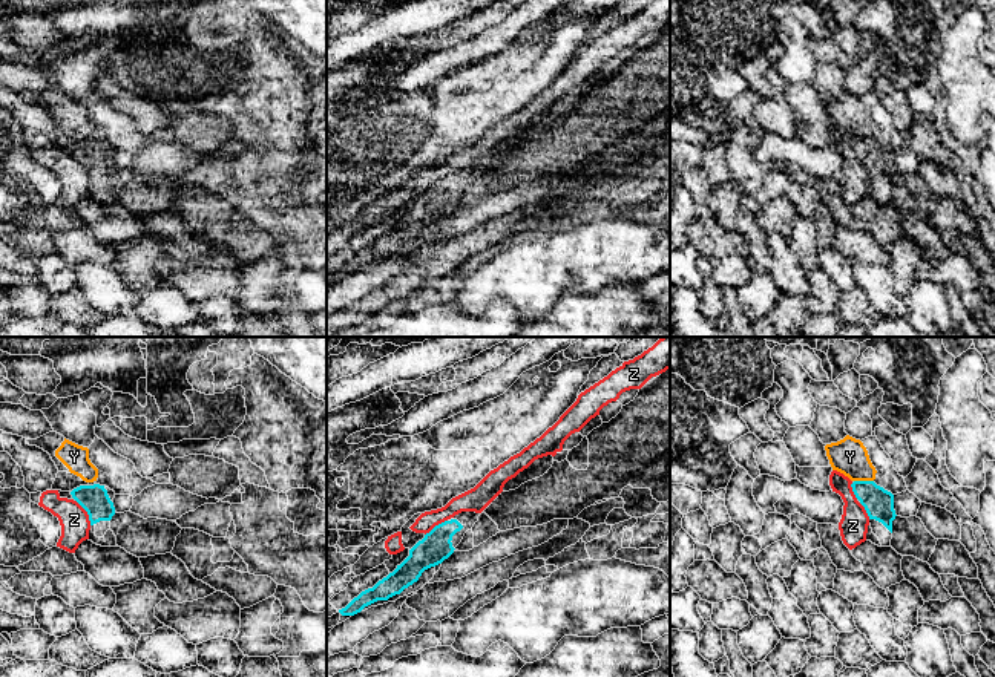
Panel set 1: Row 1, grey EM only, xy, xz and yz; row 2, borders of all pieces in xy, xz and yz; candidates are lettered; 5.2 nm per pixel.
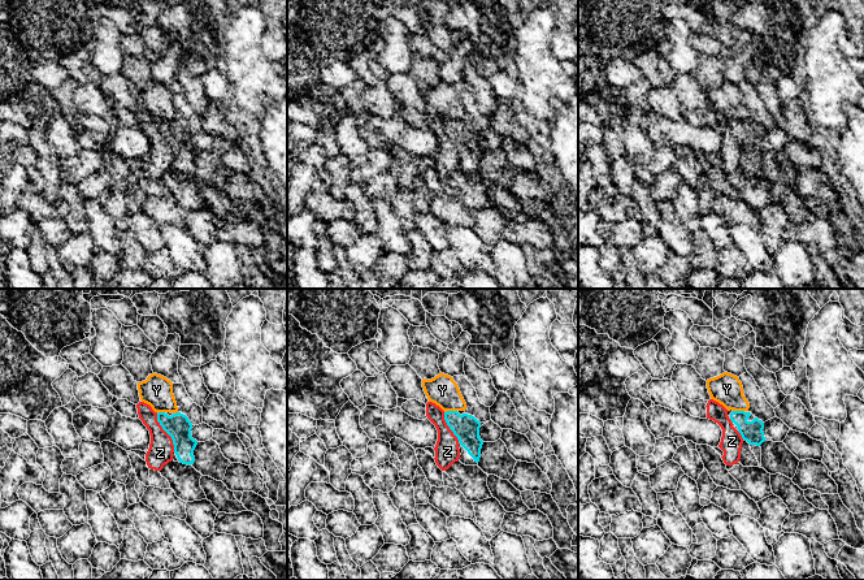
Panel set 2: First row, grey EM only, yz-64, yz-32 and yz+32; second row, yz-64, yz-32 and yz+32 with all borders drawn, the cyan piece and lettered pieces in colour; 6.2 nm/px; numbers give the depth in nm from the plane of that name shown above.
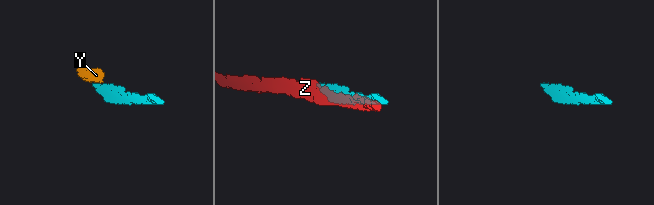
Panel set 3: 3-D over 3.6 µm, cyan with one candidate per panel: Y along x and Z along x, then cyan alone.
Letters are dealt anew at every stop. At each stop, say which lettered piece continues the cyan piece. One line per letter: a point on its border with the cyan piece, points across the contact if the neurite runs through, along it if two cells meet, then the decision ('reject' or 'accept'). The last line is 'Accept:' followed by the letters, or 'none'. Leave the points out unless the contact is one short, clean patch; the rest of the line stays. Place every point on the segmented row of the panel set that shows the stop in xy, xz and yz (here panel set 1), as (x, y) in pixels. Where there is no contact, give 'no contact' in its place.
Y: contact yz (863, 481); border yz (854, 480), (873, 481); reject
Z: contact xy (86, 510); reject
Accept: none

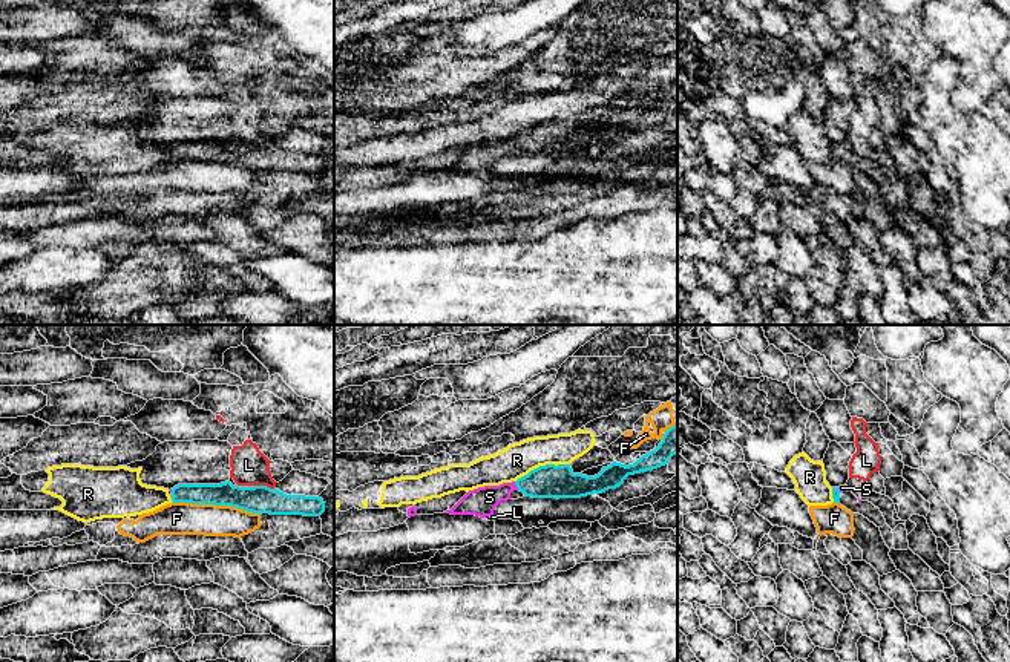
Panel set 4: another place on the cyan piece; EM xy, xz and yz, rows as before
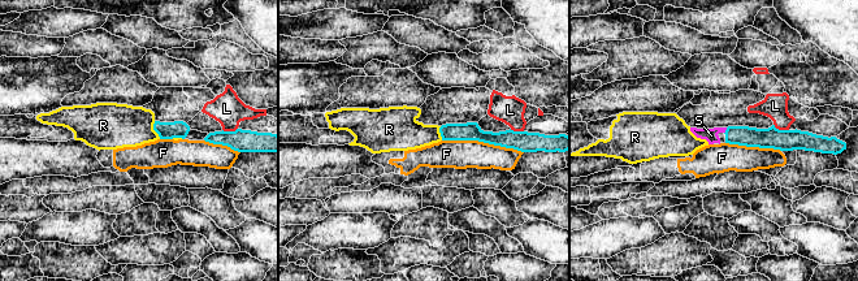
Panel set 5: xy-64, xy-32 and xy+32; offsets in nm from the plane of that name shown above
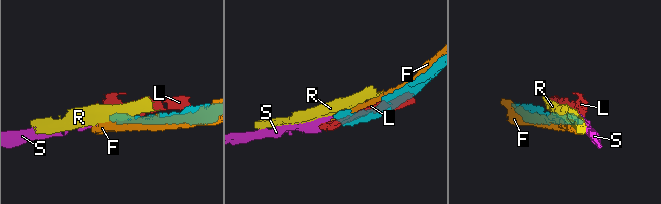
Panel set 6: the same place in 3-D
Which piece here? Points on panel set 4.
F: contact xy (216, 504); reject
L: contact xy (264, 486); border xy (255, 485), (273, 489); reject
R: contact xz (541, 466); border xz (569, 463), (540, 465), (515, 481); reject
S: contact xz (517, 486); way xz (558, 481), (517, 486), (509, 486), (482, 501); accept
Accept: S

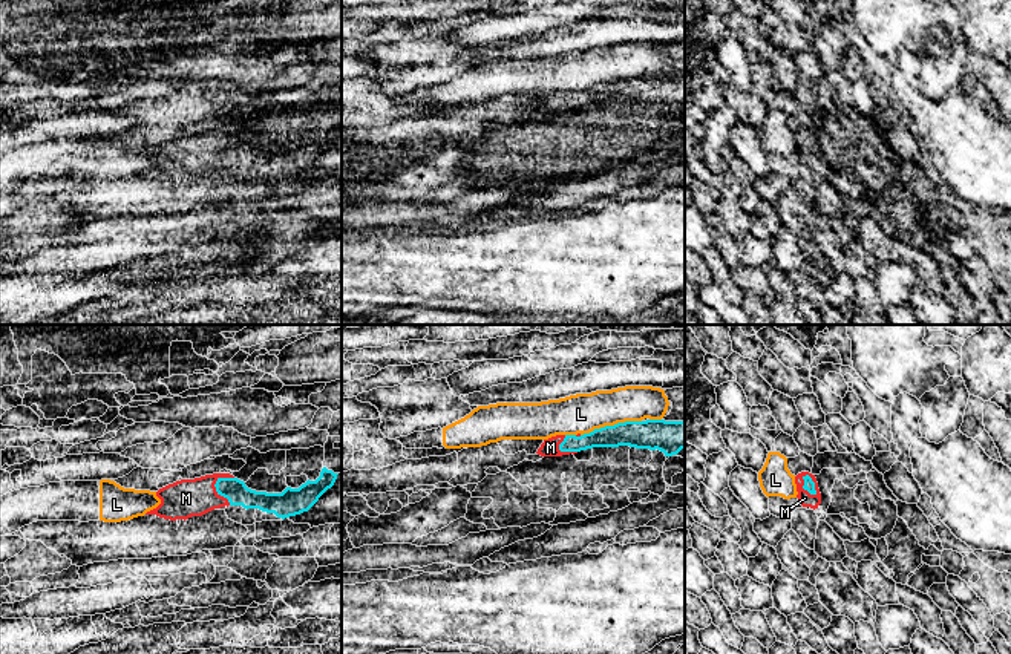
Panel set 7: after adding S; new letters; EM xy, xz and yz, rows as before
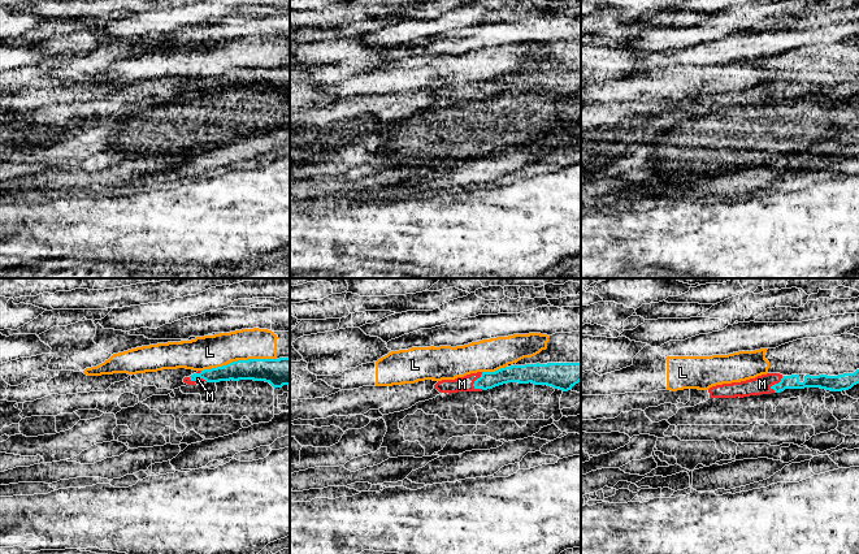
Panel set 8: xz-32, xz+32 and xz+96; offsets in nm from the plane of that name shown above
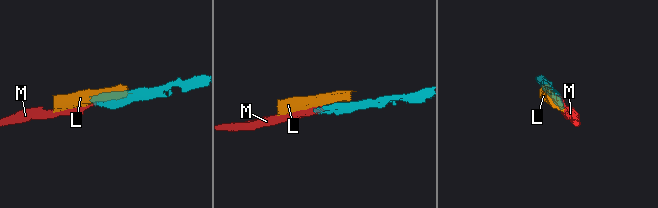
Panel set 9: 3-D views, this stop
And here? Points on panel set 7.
L: contact xz (610, 426); reject
M: contact yz (814, 483); way yz (809, 484), (814, 483), (815, 492), (804, 498); accept
Accept: M

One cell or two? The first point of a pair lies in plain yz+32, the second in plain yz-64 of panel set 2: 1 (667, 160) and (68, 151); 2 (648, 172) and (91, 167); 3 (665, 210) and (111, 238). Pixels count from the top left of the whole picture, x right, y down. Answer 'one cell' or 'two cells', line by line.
1: two cells
2: one cell
3: one cell

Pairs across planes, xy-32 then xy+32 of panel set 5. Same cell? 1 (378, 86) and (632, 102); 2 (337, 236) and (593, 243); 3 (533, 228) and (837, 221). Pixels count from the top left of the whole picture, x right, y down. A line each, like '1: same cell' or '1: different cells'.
1: same cell
2: same cell
3: different cells

